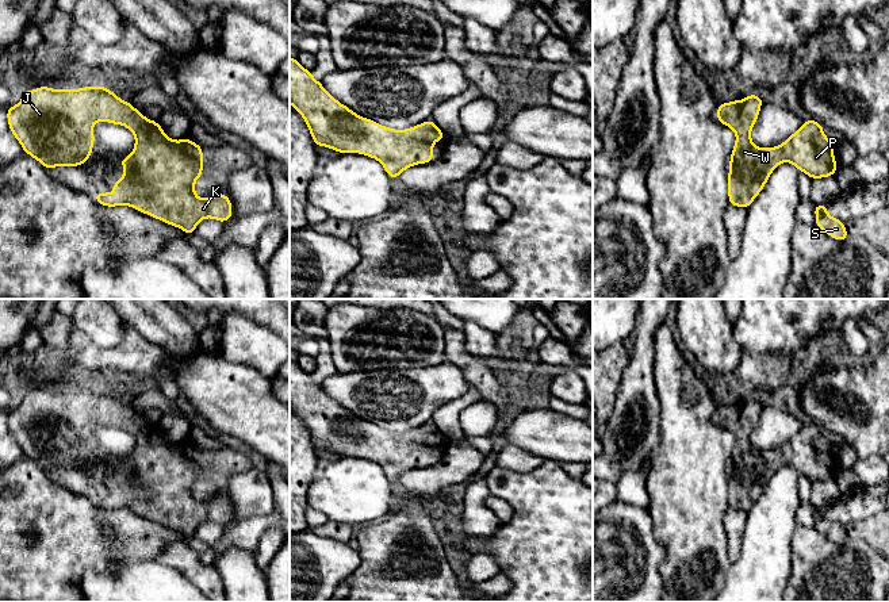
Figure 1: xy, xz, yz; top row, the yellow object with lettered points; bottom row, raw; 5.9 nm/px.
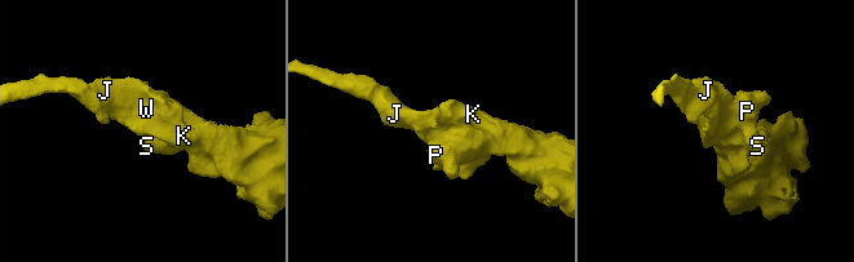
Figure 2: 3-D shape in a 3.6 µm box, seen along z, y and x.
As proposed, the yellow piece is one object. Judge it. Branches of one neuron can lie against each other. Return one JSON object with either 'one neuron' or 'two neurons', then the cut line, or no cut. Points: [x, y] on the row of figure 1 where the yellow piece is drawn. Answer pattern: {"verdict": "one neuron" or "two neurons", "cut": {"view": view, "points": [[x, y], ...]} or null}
{"verdict": "one neuron", "cut": null}

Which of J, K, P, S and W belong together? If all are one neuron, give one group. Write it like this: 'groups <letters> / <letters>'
groups J K P S W

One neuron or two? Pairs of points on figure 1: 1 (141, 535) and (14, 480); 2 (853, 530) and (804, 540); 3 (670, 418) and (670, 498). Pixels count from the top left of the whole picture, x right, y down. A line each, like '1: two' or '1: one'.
1: one
2: two
3: one

